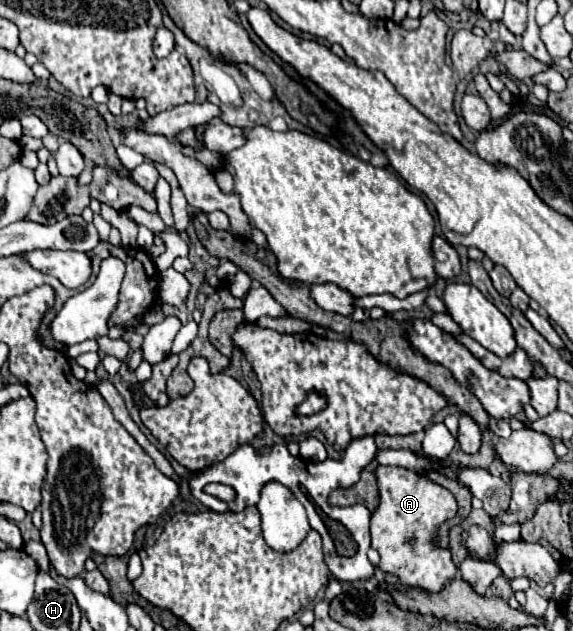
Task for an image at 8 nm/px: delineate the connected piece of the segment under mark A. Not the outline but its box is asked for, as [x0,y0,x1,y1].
[372,465,458,593]

